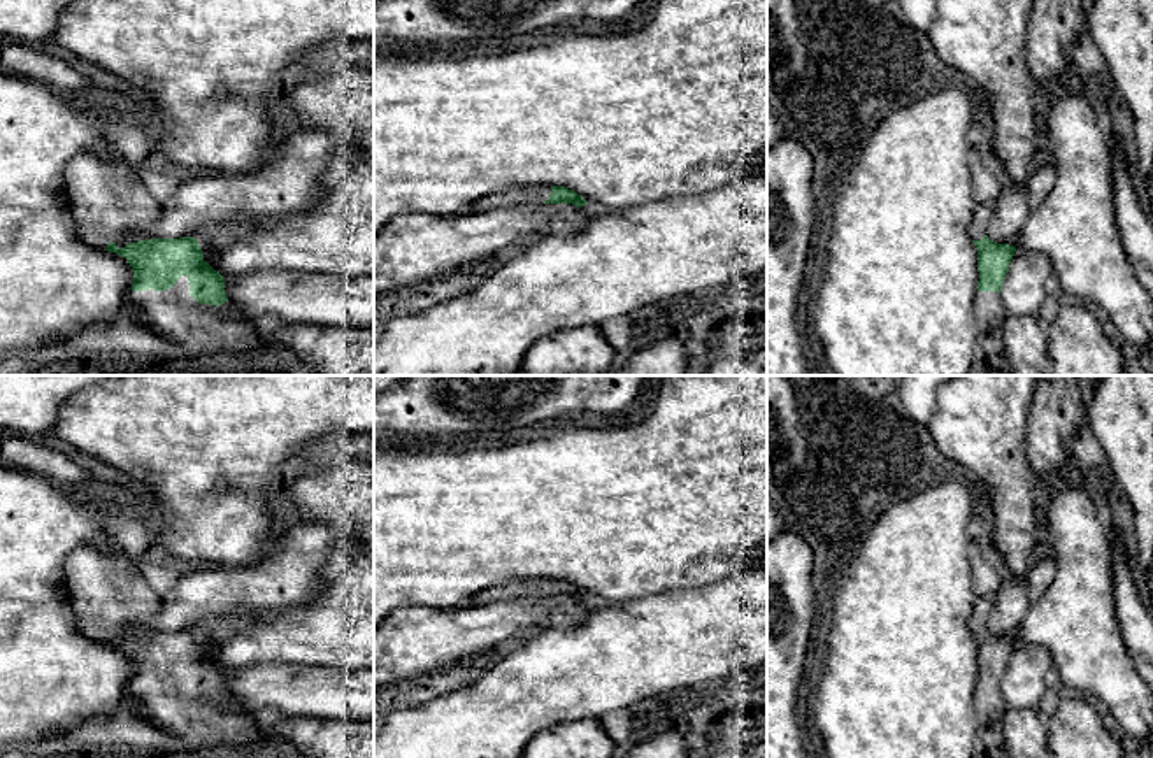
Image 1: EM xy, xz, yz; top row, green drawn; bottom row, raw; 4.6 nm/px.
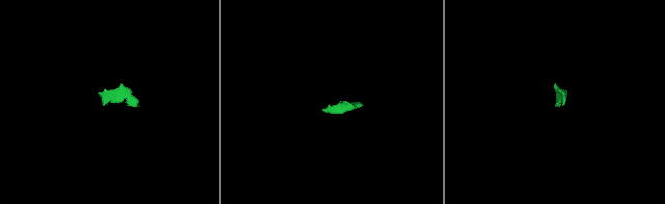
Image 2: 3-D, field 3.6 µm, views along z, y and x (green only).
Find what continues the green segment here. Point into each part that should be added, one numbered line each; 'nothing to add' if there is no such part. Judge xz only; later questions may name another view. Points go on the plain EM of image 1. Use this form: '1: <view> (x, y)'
1: xz (511, 590)

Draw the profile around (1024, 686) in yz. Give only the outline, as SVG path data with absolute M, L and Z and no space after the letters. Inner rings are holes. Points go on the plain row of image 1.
M1016 642L1000 683L1006 705L1037 711L1048 690L1044 679L1051 669L1048 649Z

